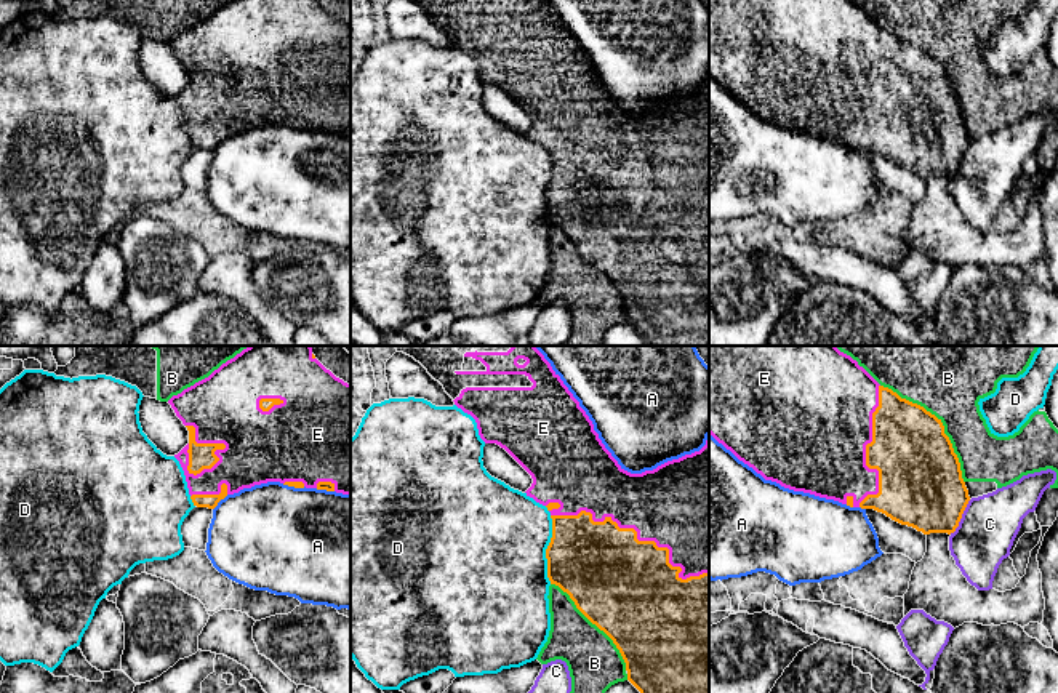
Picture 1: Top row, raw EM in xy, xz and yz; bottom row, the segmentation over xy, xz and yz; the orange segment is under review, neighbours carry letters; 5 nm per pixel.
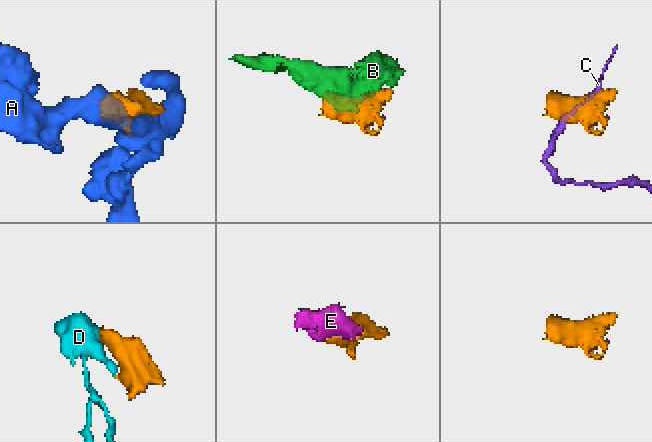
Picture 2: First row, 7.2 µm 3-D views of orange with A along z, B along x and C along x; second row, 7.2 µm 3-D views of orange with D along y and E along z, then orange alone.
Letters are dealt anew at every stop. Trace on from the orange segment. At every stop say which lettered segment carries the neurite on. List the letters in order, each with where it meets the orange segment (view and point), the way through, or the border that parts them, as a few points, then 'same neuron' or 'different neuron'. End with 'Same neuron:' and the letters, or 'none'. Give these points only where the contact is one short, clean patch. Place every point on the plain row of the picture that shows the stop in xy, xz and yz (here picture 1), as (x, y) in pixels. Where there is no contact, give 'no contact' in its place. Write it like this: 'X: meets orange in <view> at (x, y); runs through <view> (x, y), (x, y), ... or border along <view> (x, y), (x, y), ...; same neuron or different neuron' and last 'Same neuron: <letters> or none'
A: meets orange in xy at (220, 141); different neuron
B: meets orange in yz at (941, 64); different neuron
C: meets orange in yz at (961, 159); border along yz (970, 141), (959, 167), (949, 175); different neuron
D: meets orange in xz at (546, 191); different neuron
E: meets orange in xz at (636, 178); same neuron
Same neuron: E

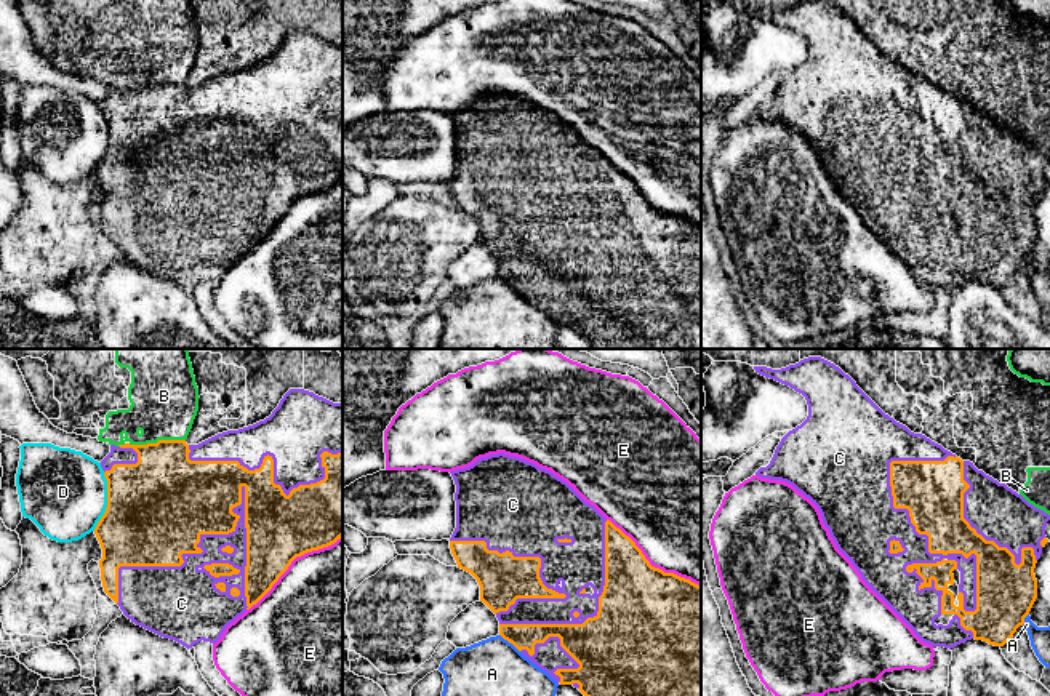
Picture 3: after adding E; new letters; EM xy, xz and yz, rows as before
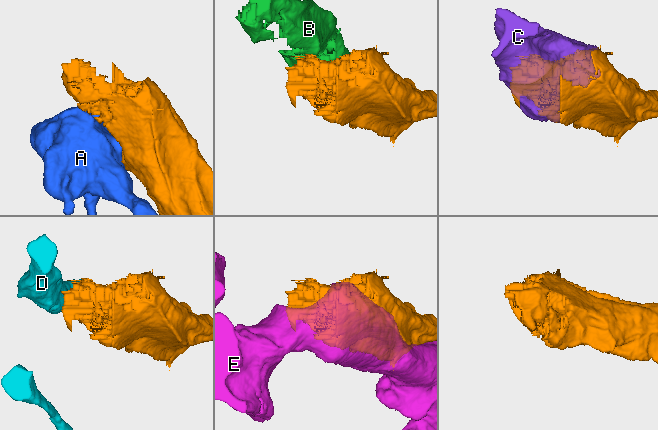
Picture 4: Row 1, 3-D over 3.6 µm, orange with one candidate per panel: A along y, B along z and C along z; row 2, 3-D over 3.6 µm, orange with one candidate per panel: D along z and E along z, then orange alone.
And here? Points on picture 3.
A: meets orange in xz at (511, 284); different neuron
B: meets orange in xy at (157, 84); different neuron
C: meets orange in yz at (929, 191); same neuron
D: meets orange in xy at (108, 143); different neuron
E: meets orange in xy at (292, 202); different neuron
Same neuron: C

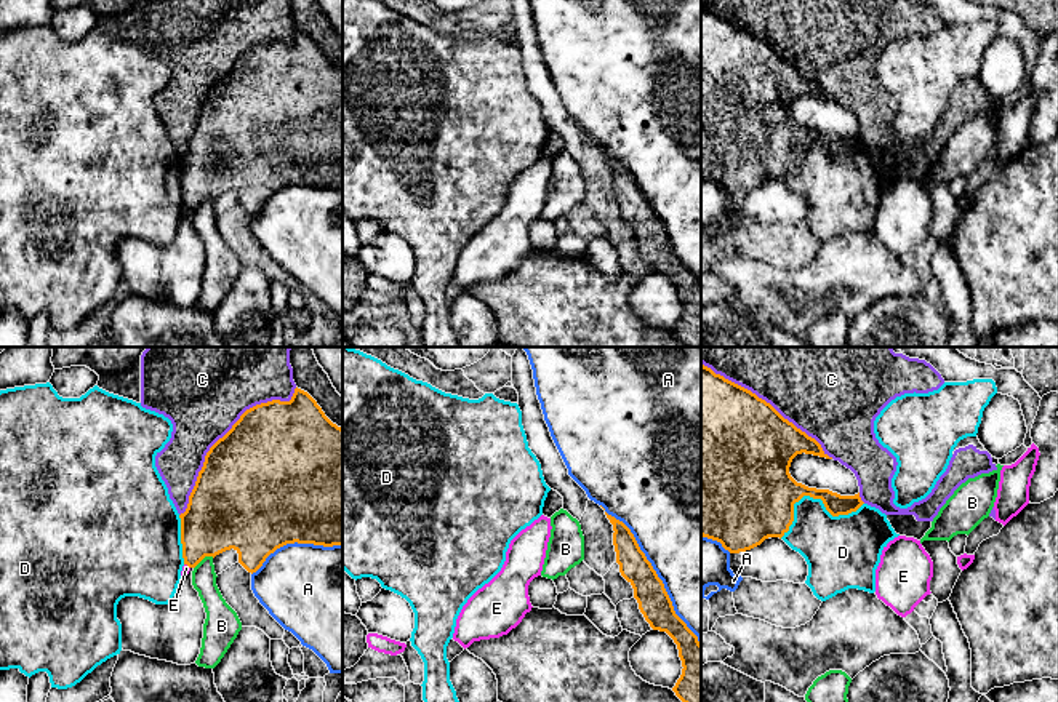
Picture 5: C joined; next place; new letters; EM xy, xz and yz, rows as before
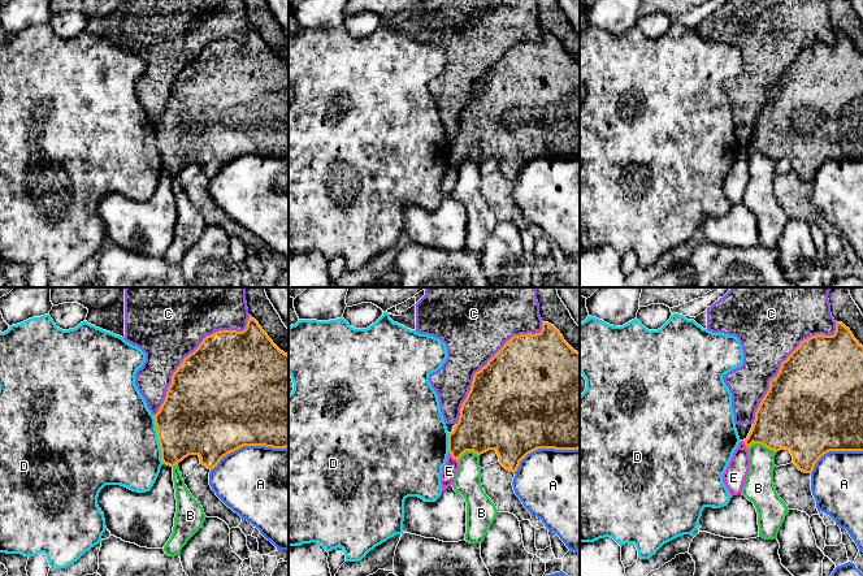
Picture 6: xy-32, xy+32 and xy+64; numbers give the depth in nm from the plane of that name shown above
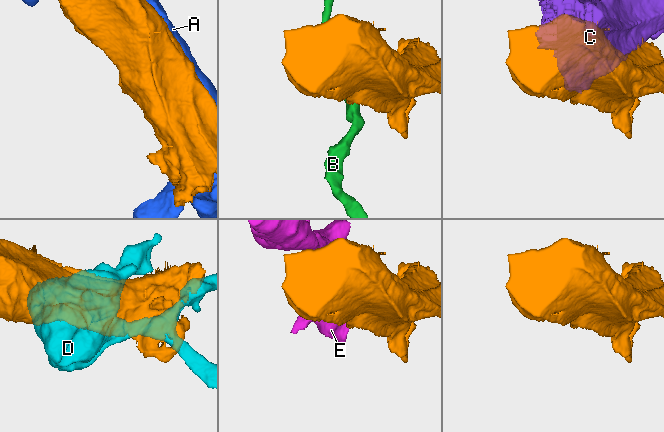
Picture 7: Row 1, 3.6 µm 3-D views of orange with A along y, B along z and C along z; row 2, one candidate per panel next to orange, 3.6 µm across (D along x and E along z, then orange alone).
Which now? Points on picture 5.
A: meets orange in xz at (655, 215); different neuron
B: meets orange in xy at (204, 199); border along xy (213, 199), (205, 199), (194, 210); different neuron
C: meets orange in xy at (224, 77); different neuron
D: meets orange in yz at (813, 139); different neuron
E: meets orange in xy at (188, 207); border along xy (184, 205), (189, 210); different neuron
Same neuron: none

